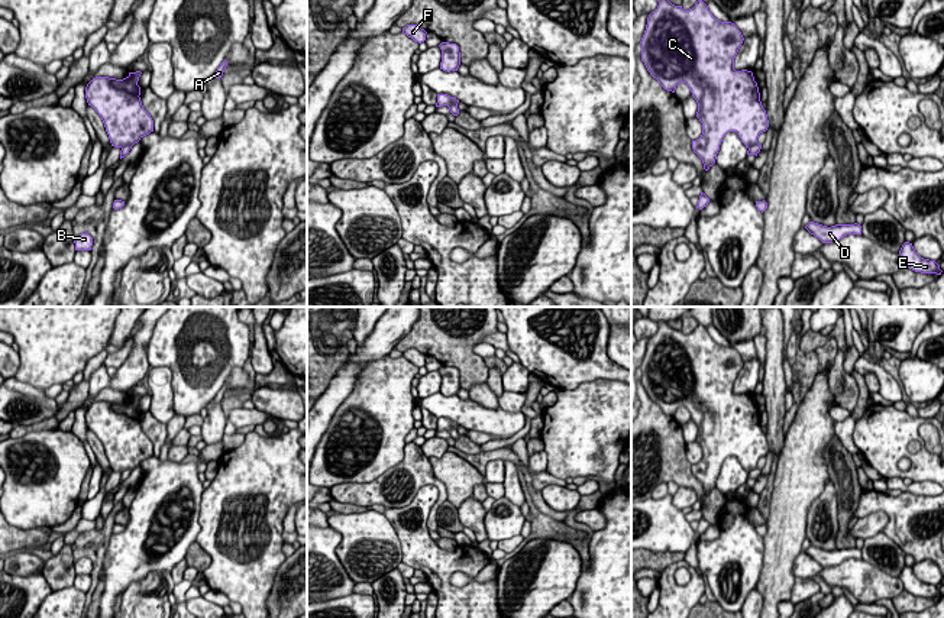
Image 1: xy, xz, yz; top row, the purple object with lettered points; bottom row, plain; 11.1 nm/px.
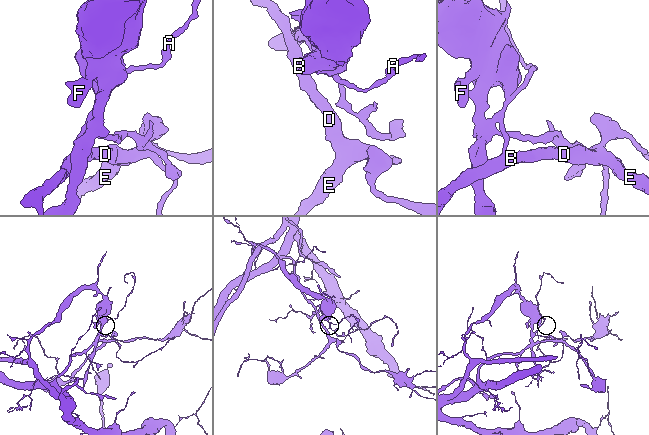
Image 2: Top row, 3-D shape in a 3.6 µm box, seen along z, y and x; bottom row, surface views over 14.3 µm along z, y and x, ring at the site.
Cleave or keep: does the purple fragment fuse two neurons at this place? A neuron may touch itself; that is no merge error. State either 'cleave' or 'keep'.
cleave

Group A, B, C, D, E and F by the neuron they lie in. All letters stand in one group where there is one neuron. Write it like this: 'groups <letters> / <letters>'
groups A B D E / C F

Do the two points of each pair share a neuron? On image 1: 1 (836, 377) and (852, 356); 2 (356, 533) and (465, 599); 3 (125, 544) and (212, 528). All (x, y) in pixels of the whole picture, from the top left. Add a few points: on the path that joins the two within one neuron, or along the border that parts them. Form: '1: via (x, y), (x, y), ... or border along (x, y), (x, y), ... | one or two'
1: border along (839, 348), (857, 398) | two
2: border along (393, 527), (403, 560) | two
3: border along (200, 495), (199, 533), (194, 540) | two

